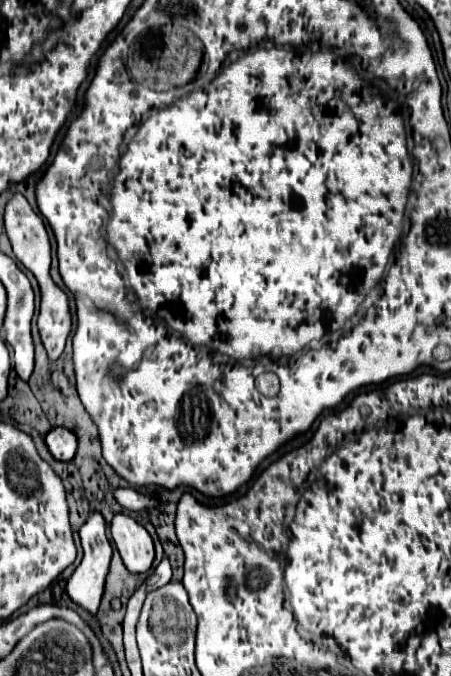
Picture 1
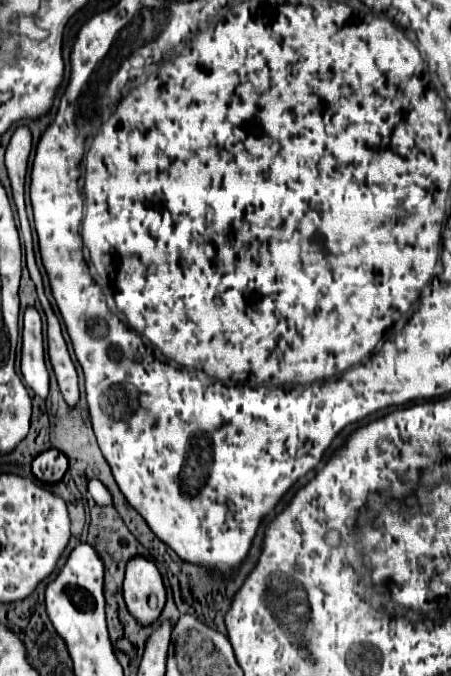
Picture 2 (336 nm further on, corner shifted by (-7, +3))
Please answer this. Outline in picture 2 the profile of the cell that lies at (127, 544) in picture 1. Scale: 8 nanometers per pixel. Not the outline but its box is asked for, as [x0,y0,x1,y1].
[123,556,165,626]

